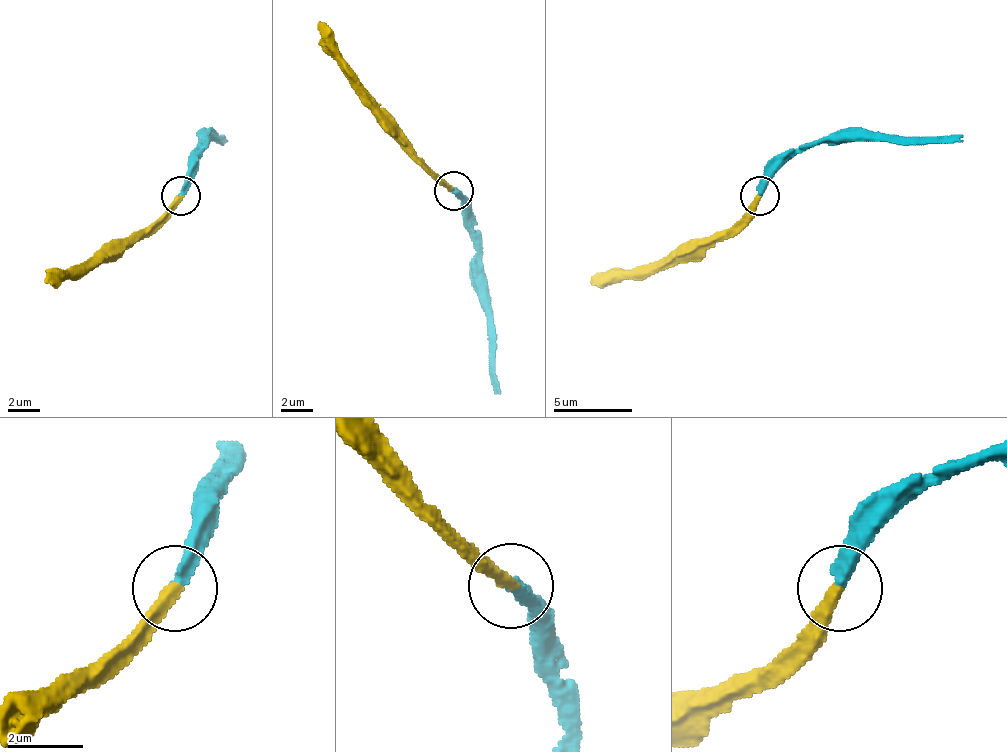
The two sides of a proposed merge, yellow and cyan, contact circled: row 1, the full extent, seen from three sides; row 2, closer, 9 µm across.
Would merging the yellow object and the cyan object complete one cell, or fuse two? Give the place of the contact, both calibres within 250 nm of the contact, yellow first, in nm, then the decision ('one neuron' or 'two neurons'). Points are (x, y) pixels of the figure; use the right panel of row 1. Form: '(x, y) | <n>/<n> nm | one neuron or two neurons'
(760, 196) | 360/320 nm | one neuron

